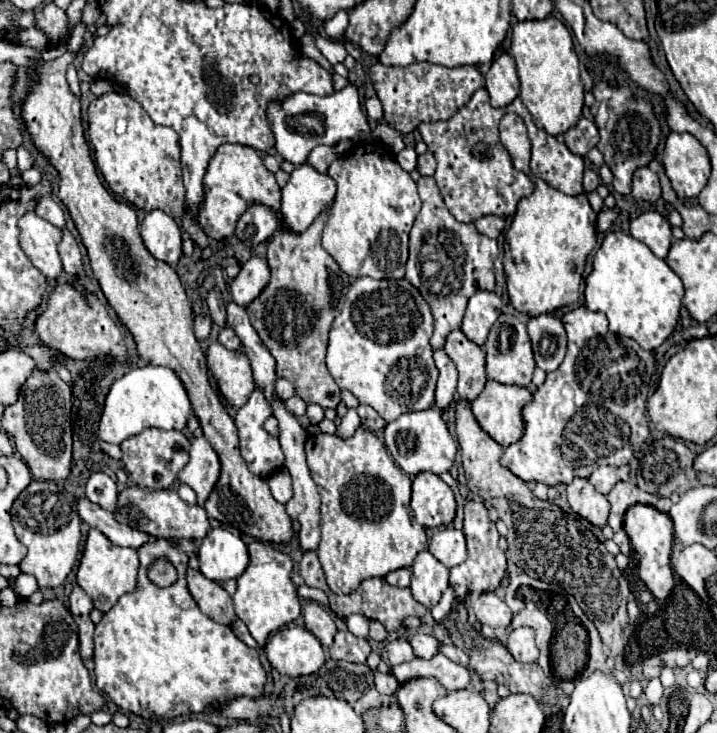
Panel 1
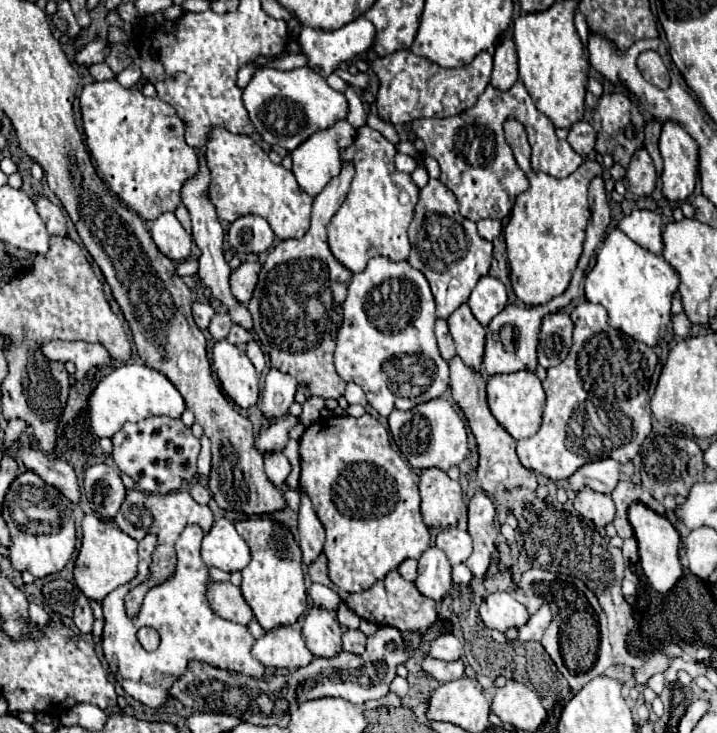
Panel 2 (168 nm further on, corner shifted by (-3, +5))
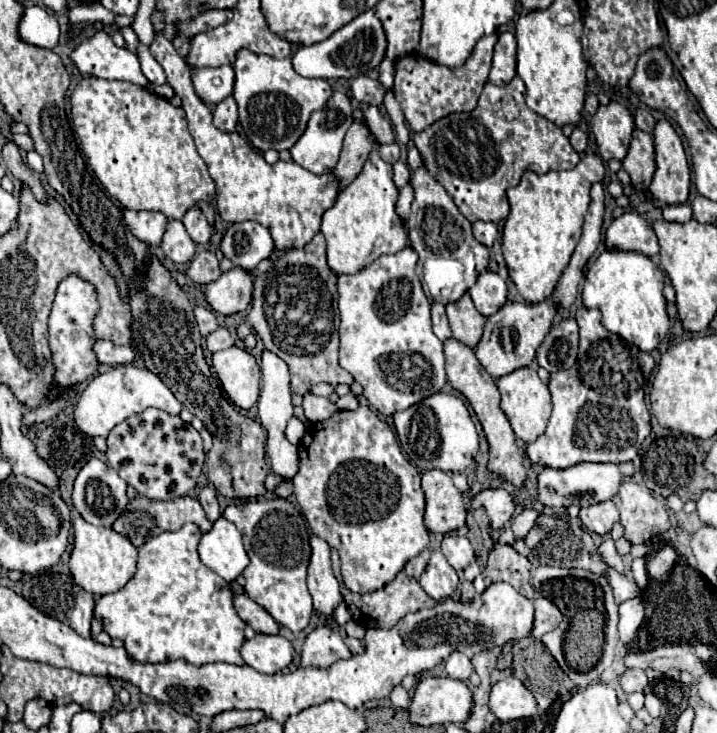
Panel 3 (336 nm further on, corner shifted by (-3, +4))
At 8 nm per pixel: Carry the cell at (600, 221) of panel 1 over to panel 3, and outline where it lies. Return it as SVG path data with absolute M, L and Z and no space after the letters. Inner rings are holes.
M595 182L591 186L591 204L589 204L589 214L583 226L583 236L571 256L569 266L565 268L563 276L557 282L555 294L539 304L517 304L517 302L507 302L499 312L495 312L493 316L487 318L485 324L485 332L479 340L479 344L475 346L475 356L481 362L481 366L497 380L517 368L529 366L531 360L535 358L535 352L539 348L539 344L543 342L545 334L549 332L553 318L557 314L557 308L569 308L577 296L577 284L583 276L583 266L587 264L589 256L595 252L597 244L601 242L601 220L605 213L605 192L601 182Z

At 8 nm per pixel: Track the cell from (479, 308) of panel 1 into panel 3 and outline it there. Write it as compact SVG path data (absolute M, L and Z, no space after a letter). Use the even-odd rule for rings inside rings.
M483 272L479 274L477 282L469 290L475 302L475 308L483 316L495 314L507 302L507 284L497 272Z

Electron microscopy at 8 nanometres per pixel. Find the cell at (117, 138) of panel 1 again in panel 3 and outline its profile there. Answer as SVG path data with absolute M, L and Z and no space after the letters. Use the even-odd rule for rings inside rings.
M89 76L83 78L71 94L71 114L75 134L79 136L81 150L87 158L87 166L105 186L109 196L119 200L125 208L155 210L163 212L169 220L181 220L189 208L197 208L197 202L209 204L215 200L215 184L205 162L197 154L183 108L173 106L169 100L137 84Z

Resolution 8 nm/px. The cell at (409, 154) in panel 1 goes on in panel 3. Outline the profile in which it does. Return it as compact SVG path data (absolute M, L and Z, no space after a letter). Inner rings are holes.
M403 162L393 164L393 182L397 188L403 188L409 182L409 168Z

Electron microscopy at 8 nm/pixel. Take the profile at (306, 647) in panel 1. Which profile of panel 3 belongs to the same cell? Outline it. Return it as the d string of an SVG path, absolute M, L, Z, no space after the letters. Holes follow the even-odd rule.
M257 634L255 638L245 640L245 644L241 646L241 658L247 666L255 668L261 674L275 674L291 664L293 646L279 634Z

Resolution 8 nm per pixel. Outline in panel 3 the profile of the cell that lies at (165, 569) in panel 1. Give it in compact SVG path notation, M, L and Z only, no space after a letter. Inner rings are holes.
M137 496L135 500L131 500L127 504L125 512L117 518L117 522L113 524L113 530L123 534L123 536L127 536L135 546L141 546L149 536L157 536L157 534L161 534L165 530L177 530L177 528L181 528L187 522L197 524L201 528L201 532L209 532L209 528L213 526L207 520L207 516L205 516L205 512L203 512L203 508L201 508L197 498L181 496L181 498L175 498L175 500L159 502L159 500L149 500L149 498Z

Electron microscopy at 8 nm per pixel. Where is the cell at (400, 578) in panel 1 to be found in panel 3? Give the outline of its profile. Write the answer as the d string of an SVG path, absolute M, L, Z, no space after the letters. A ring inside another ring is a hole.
M423 550L419 556L415 556L415 558L411 558L411 560L407 562L407 566L405 566L403 572L405 572L407 576L419 580L421 572L425 570L425 566L427 566L427 562L429 562L429 556L431 556L431 552L429 552L429 550Z

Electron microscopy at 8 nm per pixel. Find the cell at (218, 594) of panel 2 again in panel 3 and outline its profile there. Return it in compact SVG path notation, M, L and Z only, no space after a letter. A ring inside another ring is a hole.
M235 594L235 608L243 622L247 622L255 632L259 634L277 634L279 624L273 620L273 616L261 608L257 602L253 602L245 594Z

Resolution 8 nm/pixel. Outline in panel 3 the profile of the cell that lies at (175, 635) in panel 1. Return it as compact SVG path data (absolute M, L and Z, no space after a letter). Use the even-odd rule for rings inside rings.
M187 522L177 532L161 532L159 536L147 540L139 546L139 560L133 578L117 592L103 594L95 602L95 618L101 620L103 630L111 638L121 638L129 656L139 662L165 662L165 660L187 660L191 664L209 664L209 662L227 662L243 664L239 654L241 644L245 642L243 630L245 622L237 616L233 606L231 586L217 576L213 570L201 564L197 554L197 544L201 540L201 530Z

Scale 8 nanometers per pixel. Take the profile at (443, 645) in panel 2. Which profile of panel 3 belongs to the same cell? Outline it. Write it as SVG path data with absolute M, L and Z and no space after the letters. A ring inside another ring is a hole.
M455 650L455 652L451 652L451 656L445 662L445 672L447 672L449 678L467 682L469 676L471 676L471 672L473 672L473 664L471 664L471 660L465 654L461 654L461 652Z

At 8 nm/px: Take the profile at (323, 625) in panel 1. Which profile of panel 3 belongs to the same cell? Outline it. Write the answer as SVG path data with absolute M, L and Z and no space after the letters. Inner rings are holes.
M333 626L315 628L303 644L301 666L305 668L329 668L337 660L347 660L351 656L347 644Z

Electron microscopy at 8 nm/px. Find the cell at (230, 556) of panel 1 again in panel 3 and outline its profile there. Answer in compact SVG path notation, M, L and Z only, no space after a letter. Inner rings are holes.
M223 516L207 534L203 534L199 542L199 556L207 568L217 572L227 582L233 582L249 564L241 532Z

